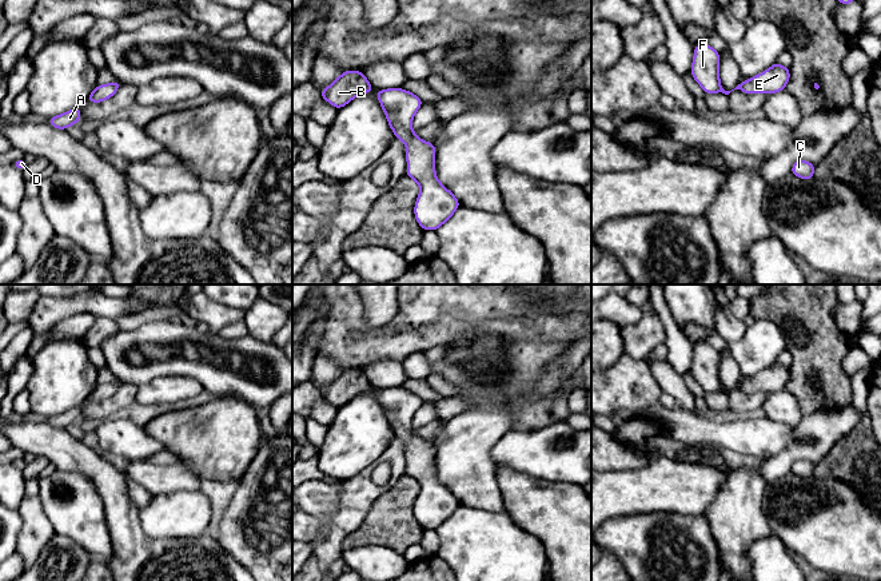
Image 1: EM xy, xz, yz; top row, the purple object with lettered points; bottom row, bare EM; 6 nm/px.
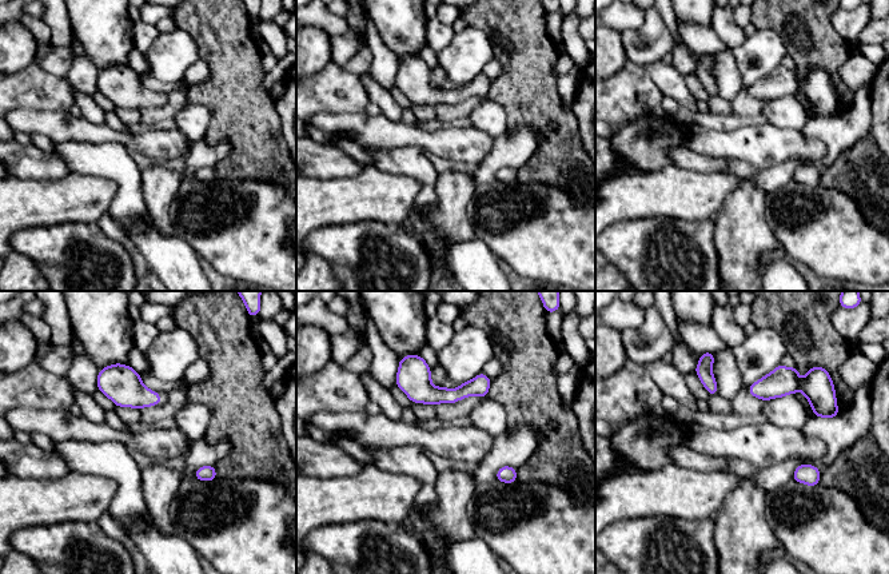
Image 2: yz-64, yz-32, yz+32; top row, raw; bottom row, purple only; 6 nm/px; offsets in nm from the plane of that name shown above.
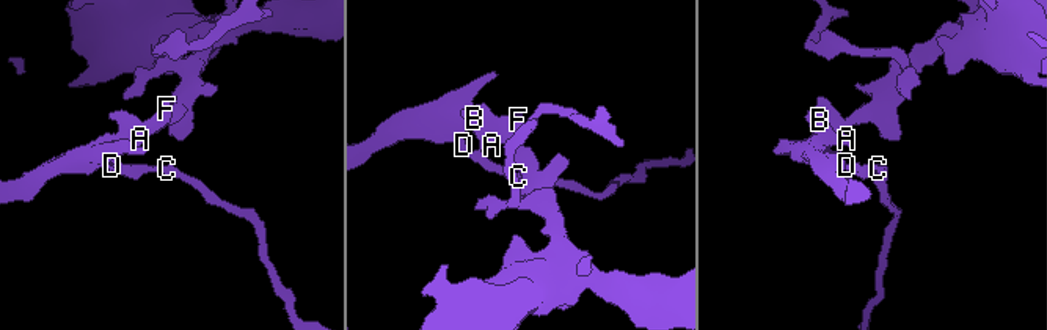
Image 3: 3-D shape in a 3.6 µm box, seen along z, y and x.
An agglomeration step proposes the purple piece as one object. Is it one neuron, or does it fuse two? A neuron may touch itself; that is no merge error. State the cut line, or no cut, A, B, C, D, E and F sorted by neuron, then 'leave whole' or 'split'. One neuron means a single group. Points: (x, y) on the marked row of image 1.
no cut | A B C D E F | leave whole

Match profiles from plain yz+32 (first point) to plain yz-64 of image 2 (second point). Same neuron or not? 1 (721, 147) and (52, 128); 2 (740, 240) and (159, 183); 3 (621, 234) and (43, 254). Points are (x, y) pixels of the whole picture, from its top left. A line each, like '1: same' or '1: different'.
1: same
2: same
3: same

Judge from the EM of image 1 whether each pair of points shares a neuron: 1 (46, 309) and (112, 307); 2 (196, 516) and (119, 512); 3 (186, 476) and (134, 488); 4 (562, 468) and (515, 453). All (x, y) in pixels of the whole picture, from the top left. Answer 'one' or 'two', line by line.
1: one
2: two
3: two
4: one

